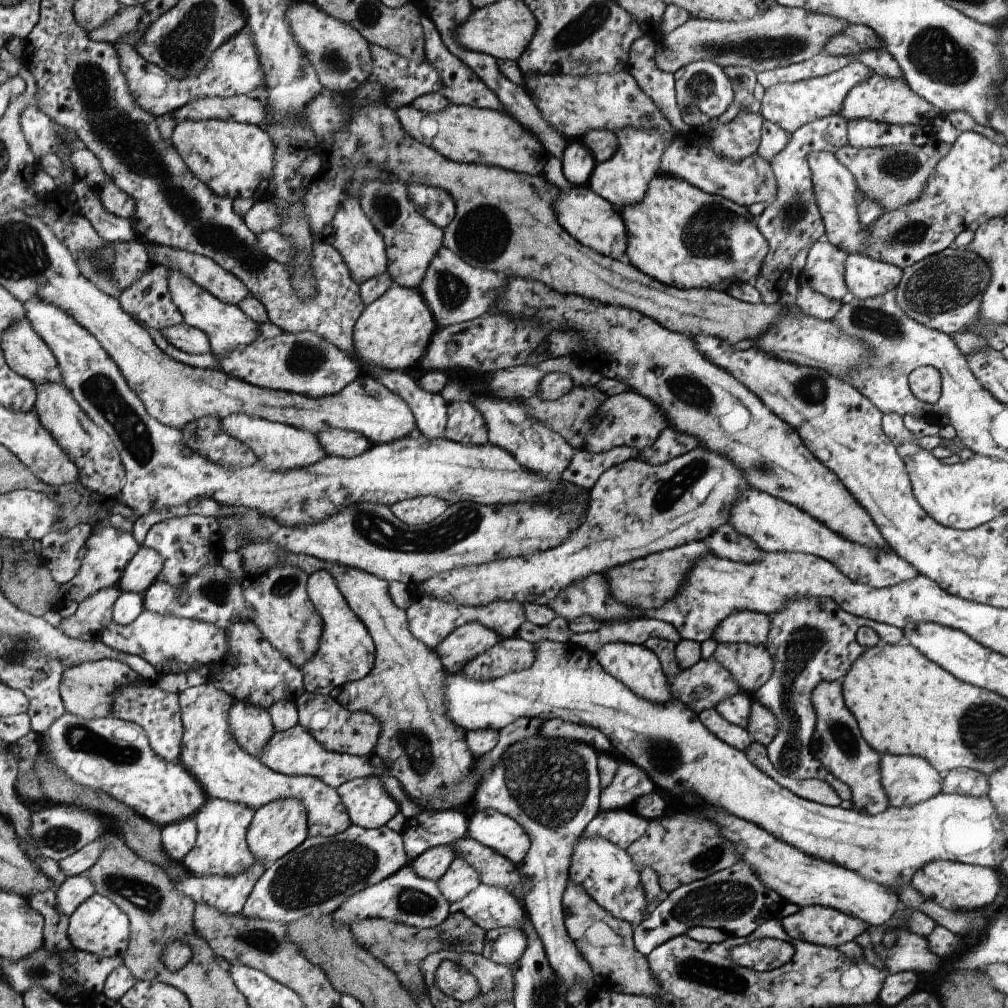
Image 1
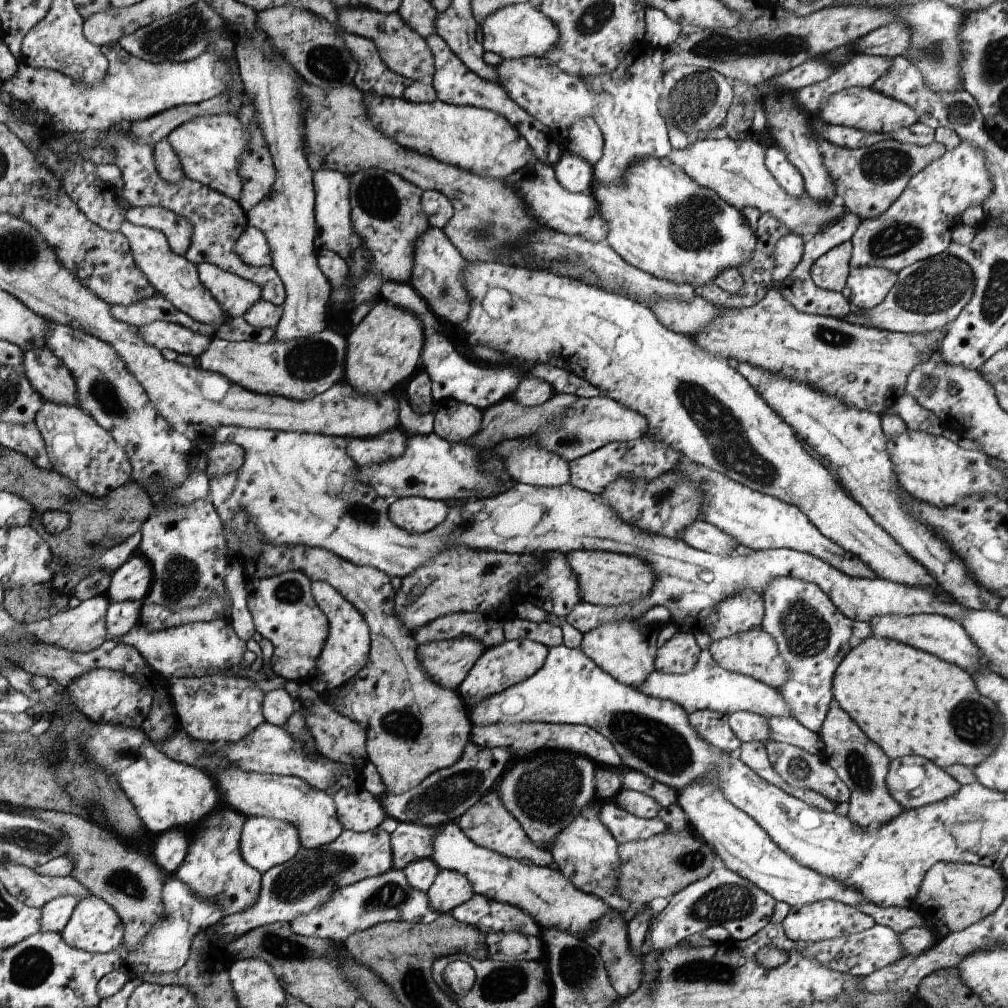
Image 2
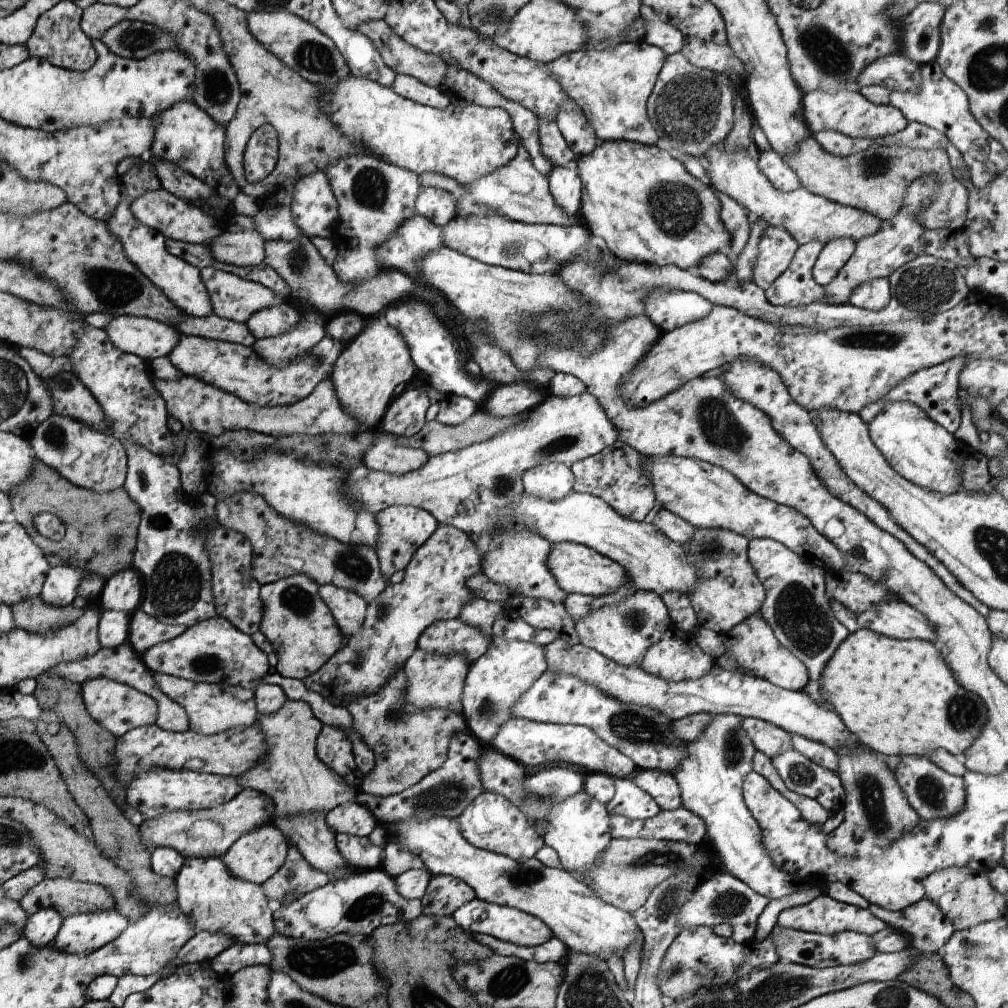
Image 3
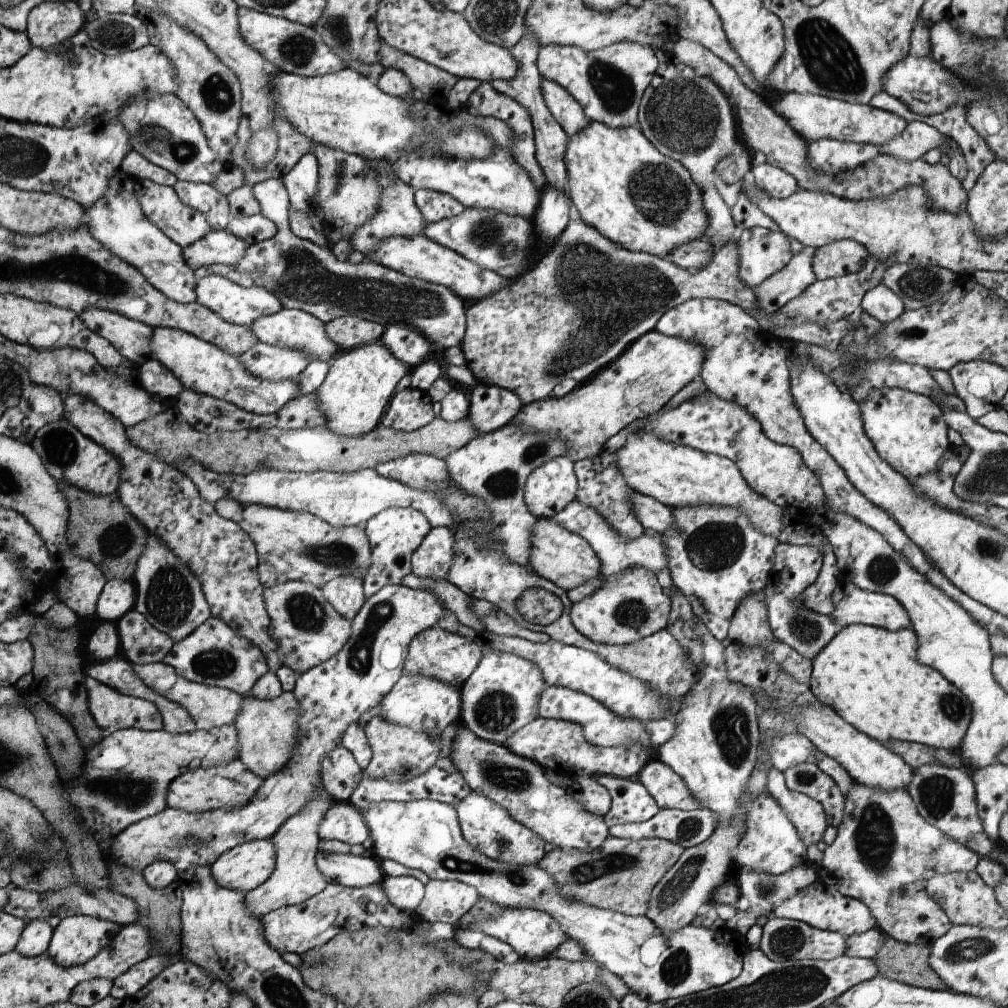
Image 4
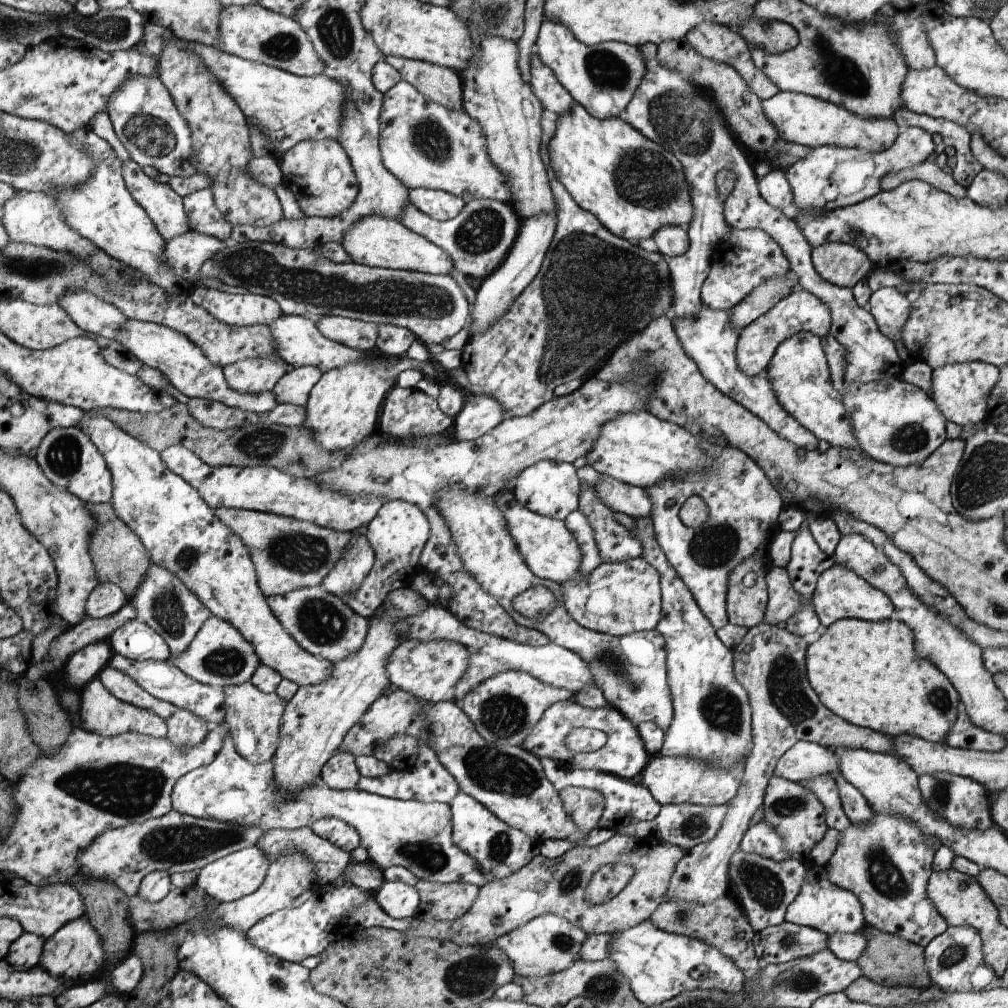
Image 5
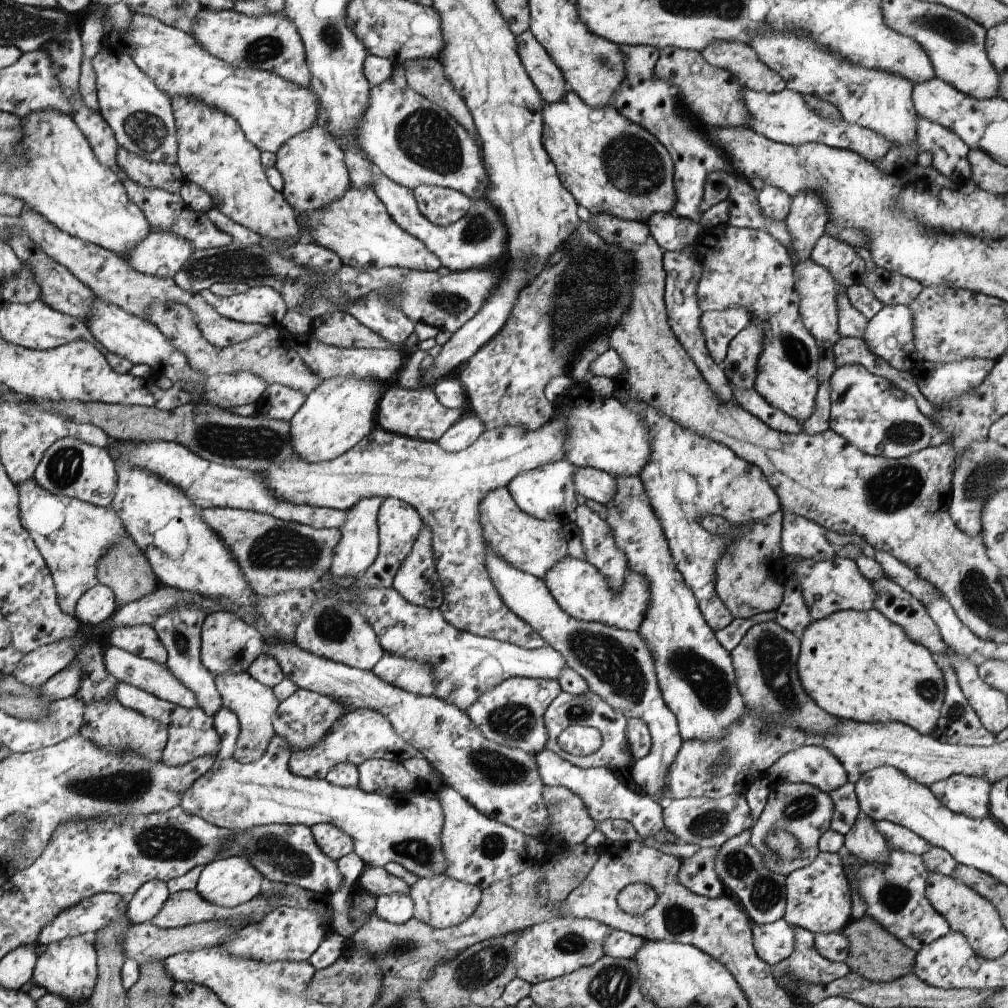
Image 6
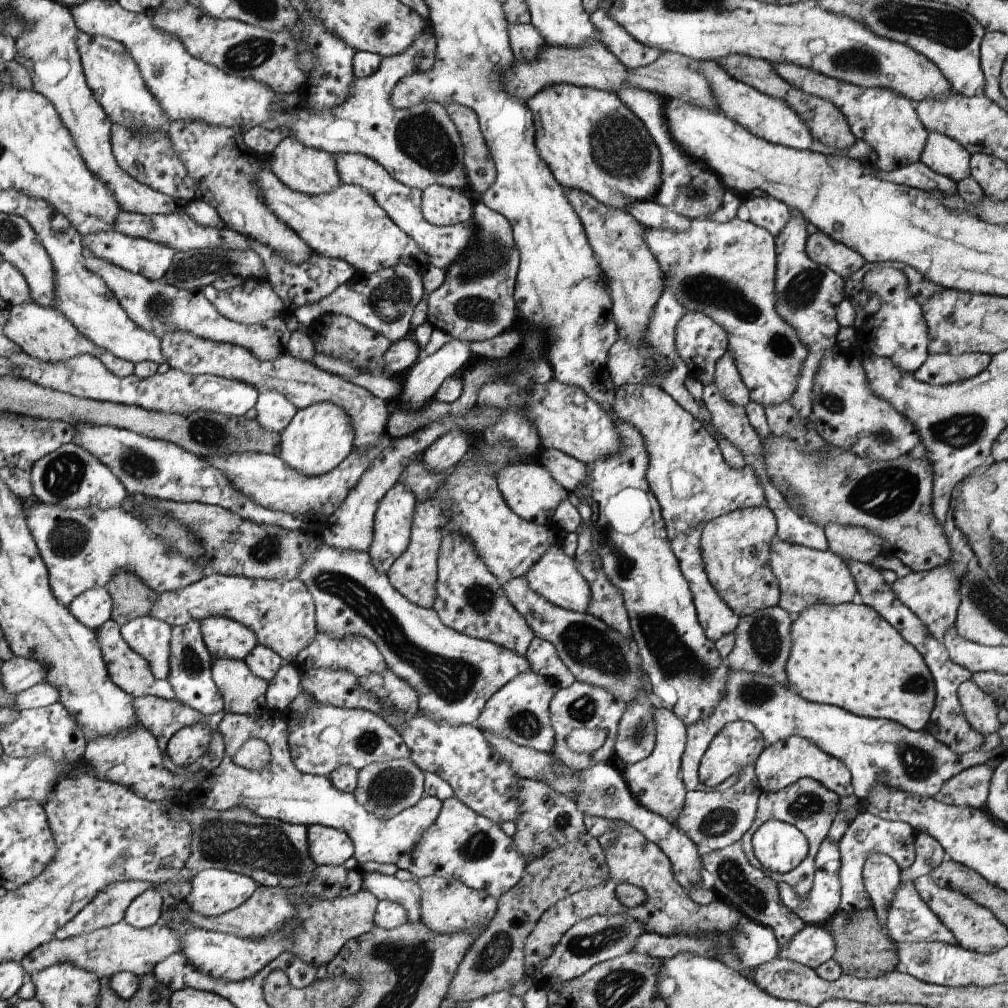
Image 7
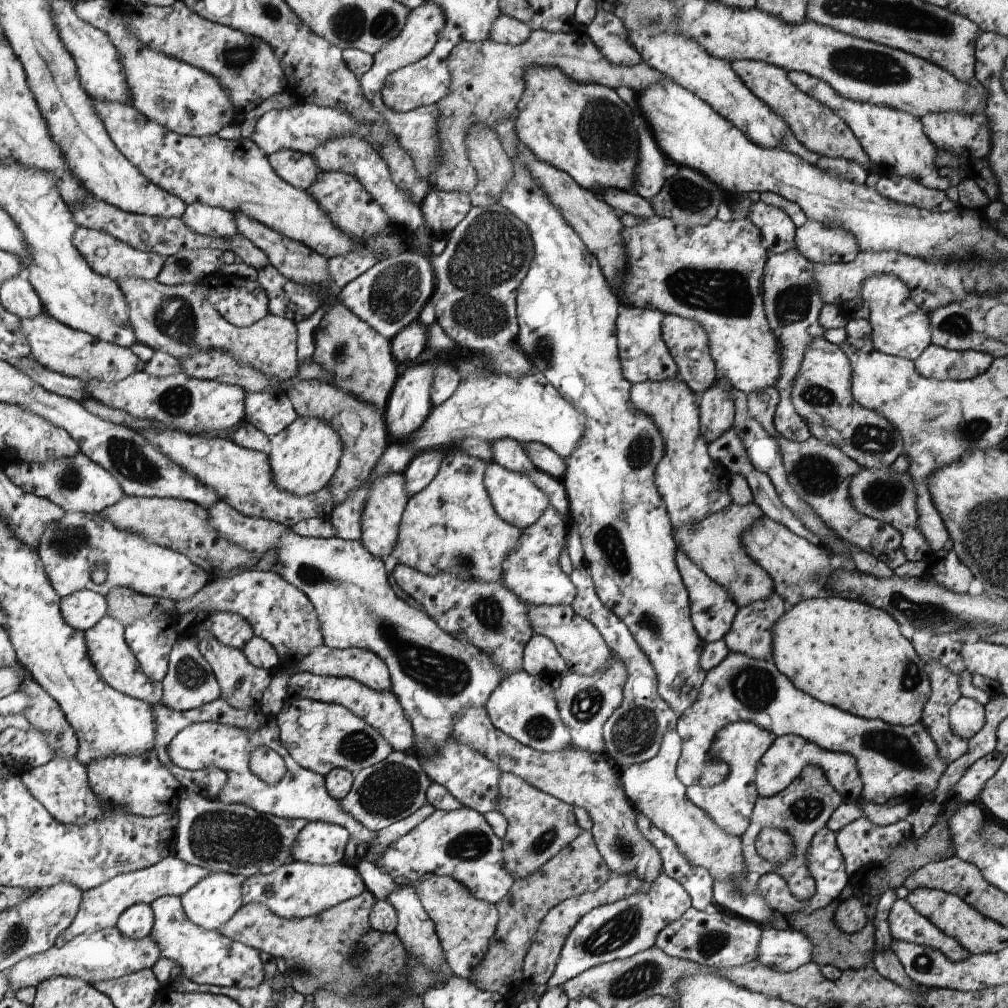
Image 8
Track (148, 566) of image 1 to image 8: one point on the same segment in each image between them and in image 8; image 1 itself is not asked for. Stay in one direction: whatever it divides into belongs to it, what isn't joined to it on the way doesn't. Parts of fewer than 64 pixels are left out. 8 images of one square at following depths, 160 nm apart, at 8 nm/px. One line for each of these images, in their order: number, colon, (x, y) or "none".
2: (130, 582)
3: (122, 592)
4: (116, 597)
5: (107, 598)
6: (97, 605)
7: (93, 607)
8: (81, 610)

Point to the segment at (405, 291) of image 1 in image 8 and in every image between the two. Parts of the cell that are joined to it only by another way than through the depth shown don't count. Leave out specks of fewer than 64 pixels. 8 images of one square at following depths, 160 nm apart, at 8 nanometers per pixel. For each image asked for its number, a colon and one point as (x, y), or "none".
2: (383, 348)
3: (368, 368)
4: (358, 384)
5: (341, 407)
6: (335, 416)
7: (318, 437)
8: (303, 457)

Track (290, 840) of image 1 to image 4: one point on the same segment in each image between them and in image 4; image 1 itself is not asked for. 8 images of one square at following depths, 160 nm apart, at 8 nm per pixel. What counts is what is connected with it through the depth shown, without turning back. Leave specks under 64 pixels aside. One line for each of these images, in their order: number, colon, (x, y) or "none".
2: (264, 842)
3: (257, 855)
4: (245, 866)

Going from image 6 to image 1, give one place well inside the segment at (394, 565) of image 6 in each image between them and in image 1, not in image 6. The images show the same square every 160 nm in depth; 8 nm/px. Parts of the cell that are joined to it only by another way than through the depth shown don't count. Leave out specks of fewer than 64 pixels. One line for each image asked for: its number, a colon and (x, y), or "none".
1: (413, 511)
2: (414, 515)
3: (402, 530)
4: (394, 534)
5: (397, 534)

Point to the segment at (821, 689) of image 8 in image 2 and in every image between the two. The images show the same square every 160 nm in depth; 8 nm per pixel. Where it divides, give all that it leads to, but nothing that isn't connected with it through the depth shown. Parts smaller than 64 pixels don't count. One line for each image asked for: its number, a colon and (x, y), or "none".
2: (908, 702)
3: (897, 696)
4: (869, 676)
5: (868, 673)
6: (857, 665)
7: (846, 655)

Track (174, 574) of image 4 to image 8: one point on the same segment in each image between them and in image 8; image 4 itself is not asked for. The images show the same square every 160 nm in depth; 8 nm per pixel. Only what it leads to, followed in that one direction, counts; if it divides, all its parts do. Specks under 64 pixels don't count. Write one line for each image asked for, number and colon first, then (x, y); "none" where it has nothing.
5: (162, 601)
6: (179, 629)
7: (189, 666)
8: (189, 683)

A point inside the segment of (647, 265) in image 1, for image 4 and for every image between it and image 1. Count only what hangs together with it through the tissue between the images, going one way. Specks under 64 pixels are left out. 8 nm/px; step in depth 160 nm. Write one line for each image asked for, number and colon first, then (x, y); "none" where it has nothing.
2: (659, 221)
3: (640, 200)
4: (620, 184)

